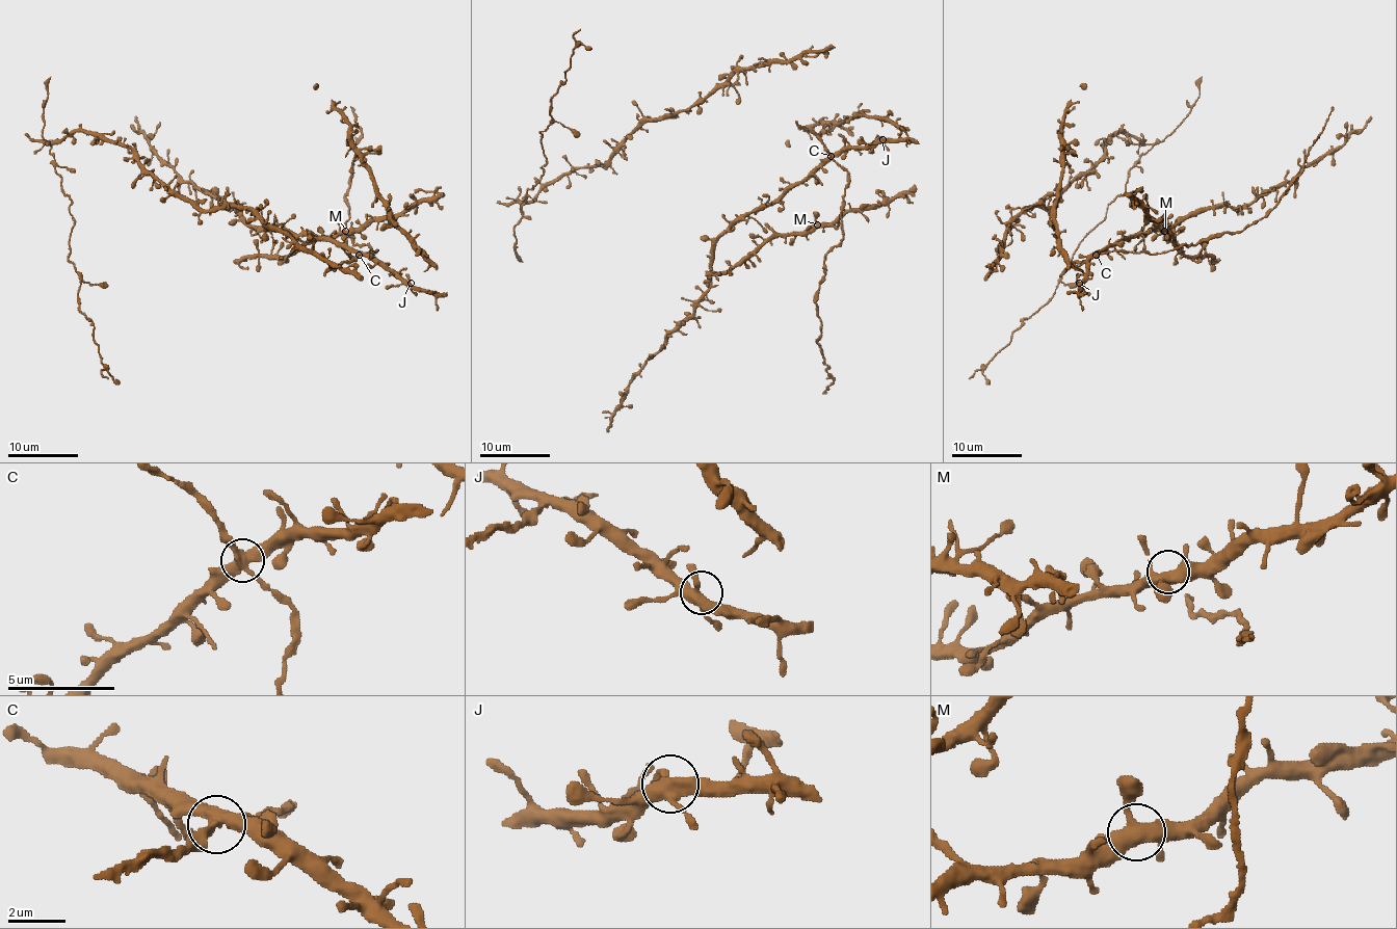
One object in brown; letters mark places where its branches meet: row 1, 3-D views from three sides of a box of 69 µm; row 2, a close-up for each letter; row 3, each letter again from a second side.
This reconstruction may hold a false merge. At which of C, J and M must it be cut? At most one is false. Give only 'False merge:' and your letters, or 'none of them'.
False merge: C

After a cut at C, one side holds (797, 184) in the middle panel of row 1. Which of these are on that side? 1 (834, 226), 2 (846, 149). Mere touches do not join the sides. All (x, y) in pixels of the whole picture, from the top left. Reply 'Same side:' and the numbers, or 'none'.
Same side: 1, 2

